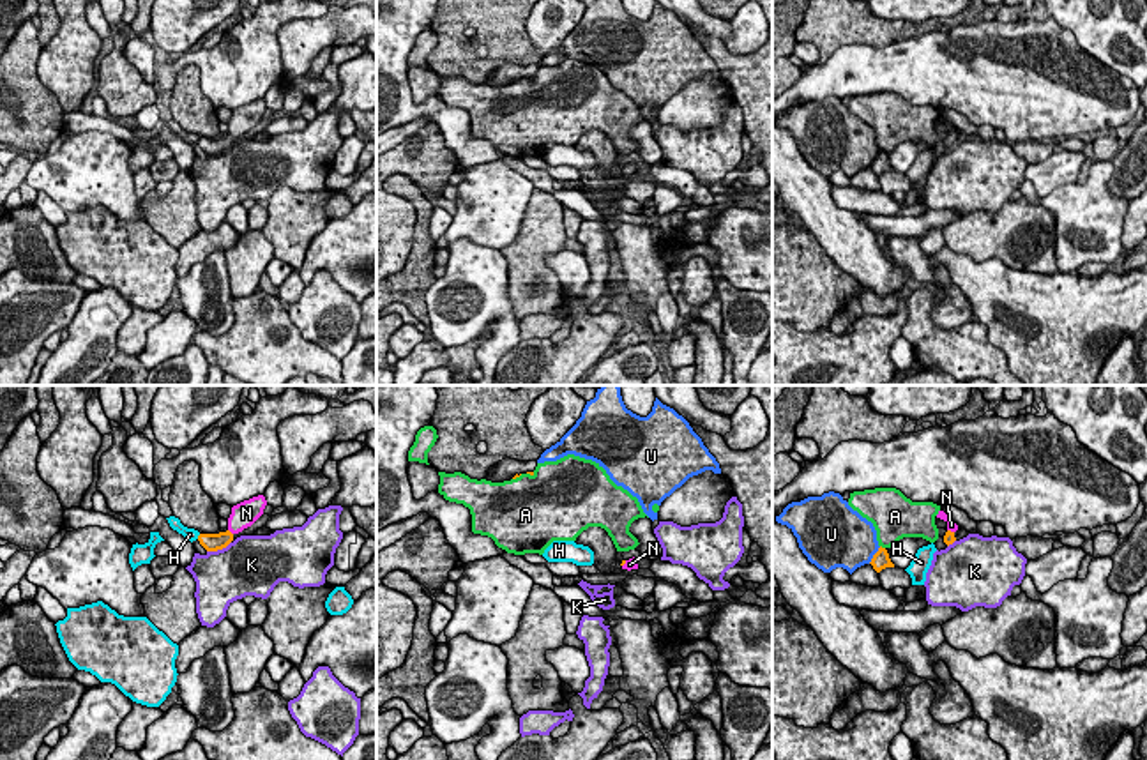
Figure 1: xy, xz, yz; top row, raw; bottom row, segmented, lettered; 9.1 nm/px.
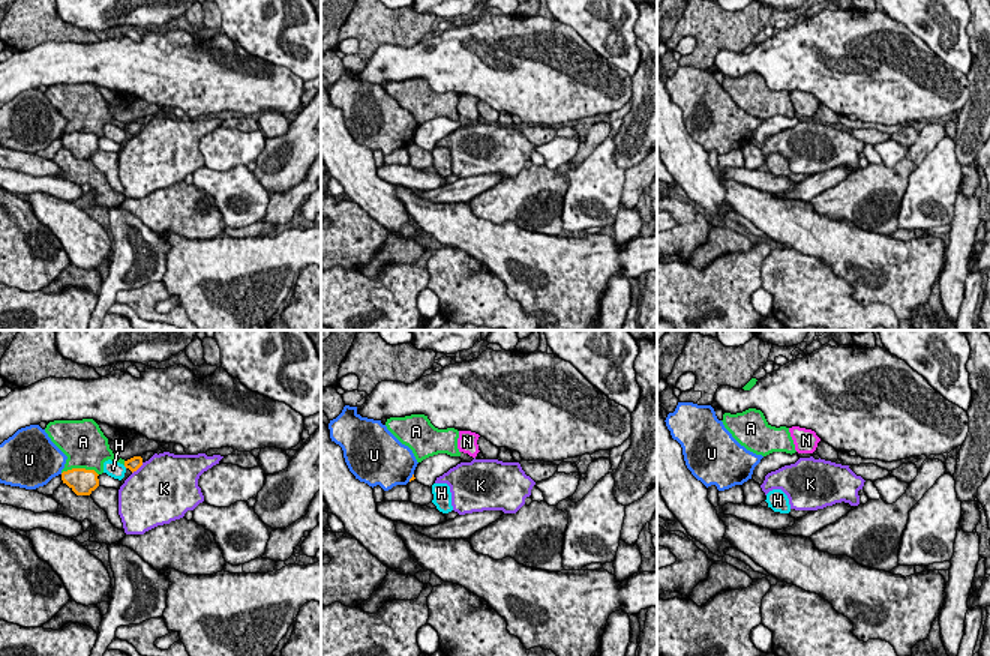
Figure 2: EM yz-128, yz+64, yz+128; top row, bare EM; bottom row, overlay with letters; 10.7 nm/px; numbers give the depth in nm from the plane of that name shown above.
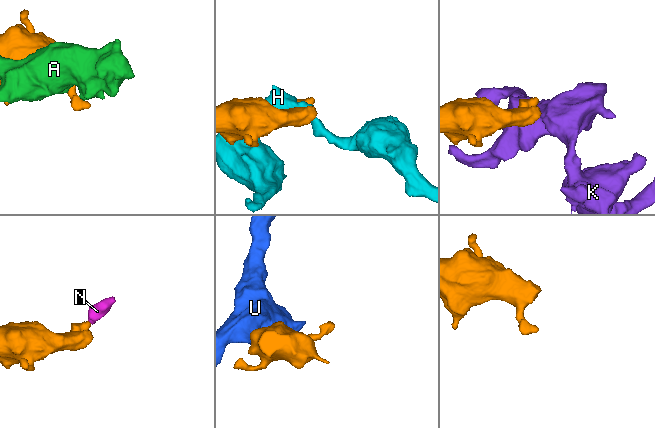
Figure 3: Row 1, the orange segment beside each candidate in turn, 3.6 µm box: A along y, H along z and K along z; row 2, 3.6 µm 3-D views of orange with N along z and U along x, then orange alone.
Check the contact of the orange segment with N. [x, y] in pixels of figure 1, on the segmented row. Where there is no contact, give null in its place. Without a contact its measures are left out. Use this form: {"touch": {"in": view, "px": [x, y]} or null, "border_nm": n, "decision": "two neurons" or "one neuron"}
{"touch": {"in": "xy", "px": [230, 532]}, "border_nm": 70, "decision": "one neuron"}

